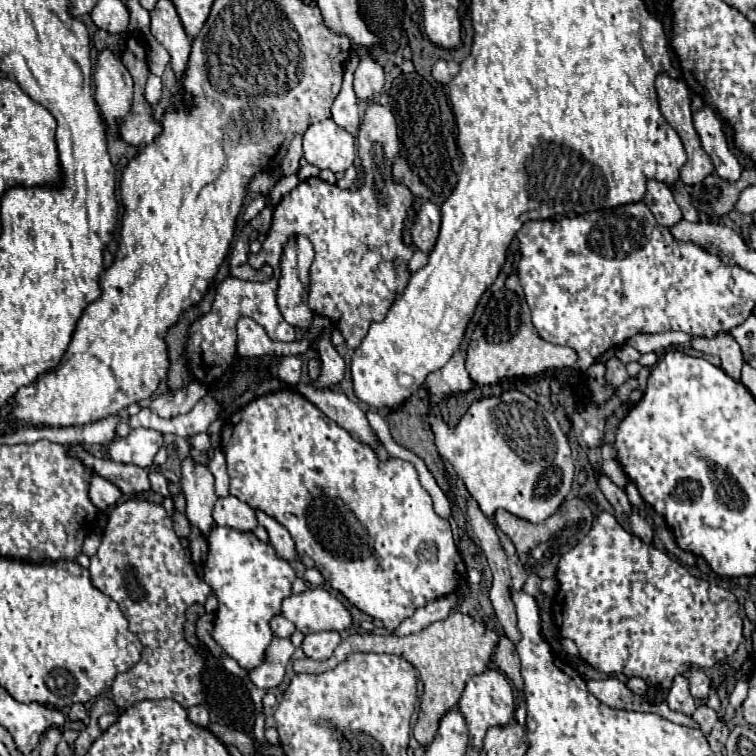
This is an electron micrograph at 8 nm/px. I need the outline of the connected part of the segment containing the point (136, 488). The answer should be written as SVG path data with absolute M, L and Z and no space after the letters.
M71 444L69 452L75 458L81 458L81 462L85 462L85 466L89 466L89 470L93 470L93 472L97 470L99 476L113 482L123 494L139 494L139 492L145 492L151 488L145 468L139 468L133 464L119 464L109 458L97 458L91 452L87 452L81 444Z

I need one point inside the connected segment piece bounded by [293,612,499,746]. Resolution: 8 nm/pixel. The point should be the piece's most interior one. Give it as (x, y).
(449, 652)

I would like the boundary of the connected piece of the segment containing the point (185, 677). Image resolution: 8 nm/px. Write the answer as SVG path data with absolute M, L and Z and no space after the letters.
M137 498L119 502L109 514L101 546L95 556L91 556L89 572L93 586L119 604L129 620L129 630L137 634L145 646L141 662L115 678L115 704L127 708L139 700L159 698L173 698L183 708L201 704L201 670L205 660L191 644L187 644L183 624L185 610L195 602L205 604L213 590L193 570L189 554L177 538L165 508Z

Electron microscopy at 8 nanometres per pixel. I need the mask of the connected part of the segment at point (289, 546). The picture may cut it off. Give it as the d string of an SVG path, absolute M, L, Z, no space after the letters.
M257 510L255 514L257 514L257 522L259 522L261 526L265 526L265 530L269 532L269 542L271 542L271 546L275 548L277 556L283 558L283 560L287 560L287 562L299 560L297 550L295 550L295 542L293 542L293 538L291 538L291 534L287 532L287 528L281 526L277 520L273 520L271 516L267 516L267 514L261 512L261 510Z

